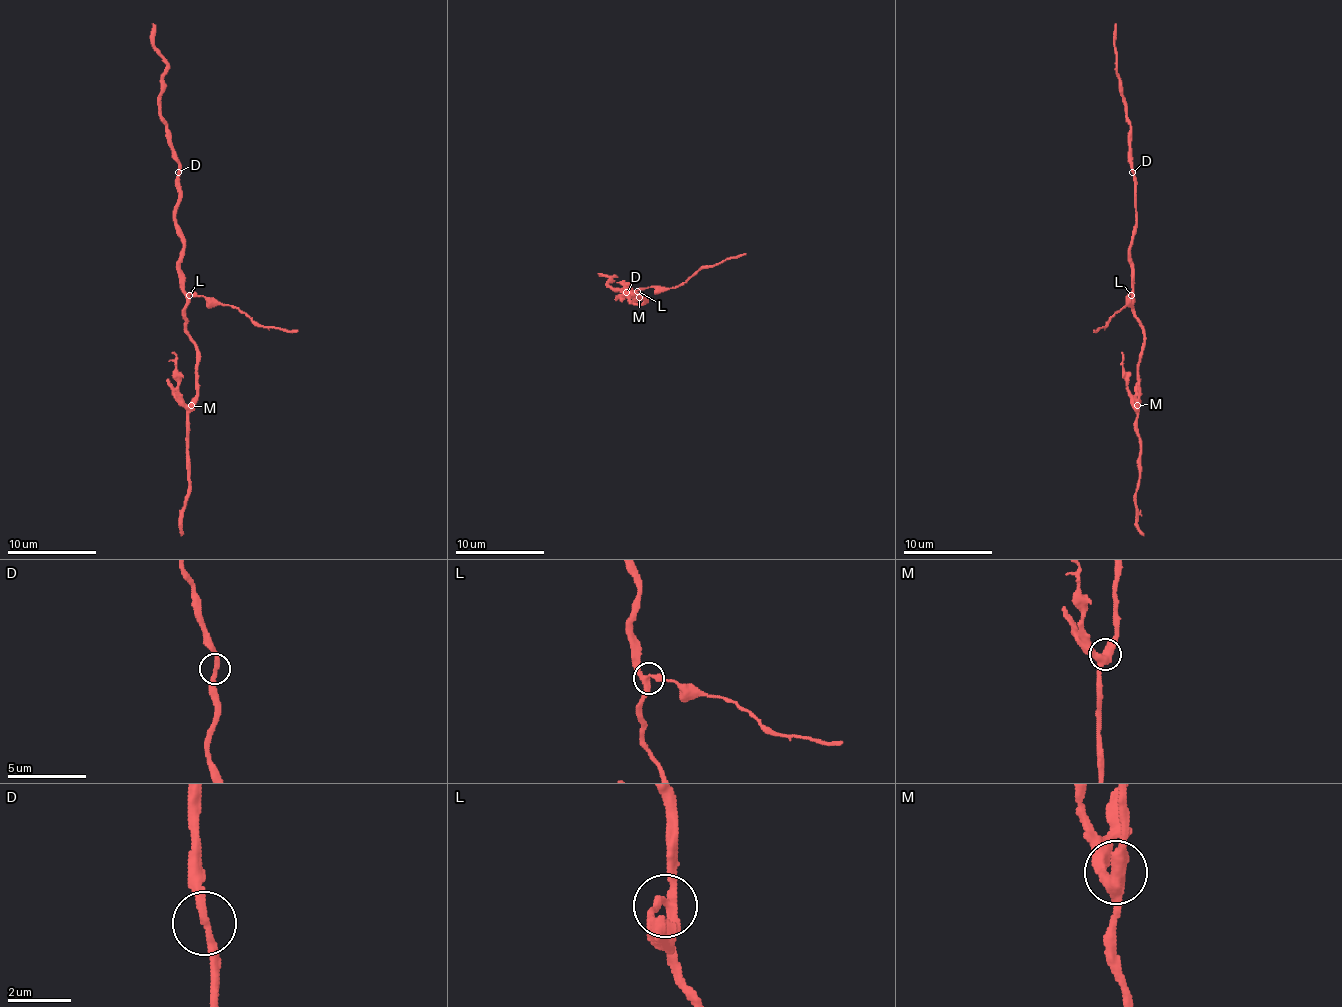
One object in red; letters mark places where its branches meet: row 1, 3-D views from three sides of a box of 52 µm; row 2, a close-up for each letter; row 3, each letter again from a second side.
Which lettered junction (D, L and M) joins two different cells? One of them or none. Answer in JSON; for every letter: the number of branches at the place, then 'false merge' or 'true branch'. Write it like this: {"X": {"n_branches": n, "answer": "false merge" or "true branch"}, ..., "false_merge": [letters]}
{"D": {"n_branches": 2, "answer": "true branch"}, "L": {"n_branches": 3, "answer": "true branch"}, "M": {"n_branches": 3, "answer": "false merge"}, "false_merge": ["M"]}

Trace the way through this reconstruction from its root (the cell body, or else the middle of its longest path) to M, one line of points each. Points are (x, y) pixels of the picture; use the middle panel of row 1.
M: (628, 293), (635, 293), (633, 300), (637, 304), (644, 302), (644, 297), (639, 297)

